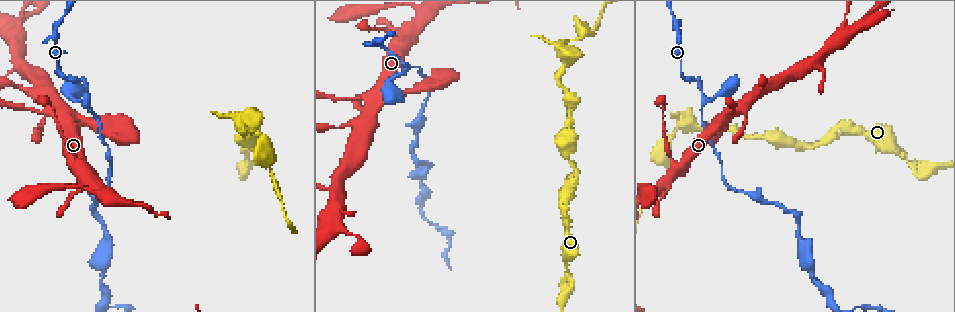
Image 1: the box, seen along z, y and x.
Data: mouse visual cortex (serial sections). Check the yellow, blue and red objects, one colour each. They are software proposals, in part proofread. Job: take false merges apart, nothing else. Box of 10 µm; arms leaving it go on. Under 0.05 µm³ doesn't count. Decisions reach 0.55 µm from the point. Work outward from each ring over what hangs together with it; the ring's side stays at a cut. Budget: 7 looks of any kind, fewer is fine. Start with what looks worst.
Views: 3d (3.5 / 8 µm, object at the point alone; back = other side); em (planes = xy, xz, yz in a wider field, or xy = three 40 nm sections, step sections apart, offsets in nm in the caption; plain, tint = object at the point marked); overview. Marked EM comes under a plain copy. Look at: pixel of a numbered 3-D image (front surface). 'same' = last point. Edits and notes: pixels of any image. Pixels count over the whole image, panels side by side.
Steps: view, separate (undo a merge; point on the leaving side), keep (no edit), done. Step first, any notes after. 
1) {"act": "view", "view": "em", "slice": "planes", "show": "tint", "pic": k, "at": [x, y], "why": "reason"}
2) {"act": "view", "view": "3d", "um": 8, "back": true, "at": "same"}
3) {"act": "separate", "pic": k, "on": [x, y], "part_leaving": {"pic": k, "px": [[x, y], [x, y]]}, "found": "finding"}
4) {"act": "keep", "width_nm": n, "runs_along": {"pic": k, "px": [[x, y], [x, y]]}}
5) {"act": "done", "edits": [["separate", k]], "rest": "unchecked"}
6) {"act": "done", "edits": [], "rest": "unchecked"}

{"act": "view", "view": "3d", "um": 3.5, "pic": 1, "at": [704, 102], "why": "three arms meet"}

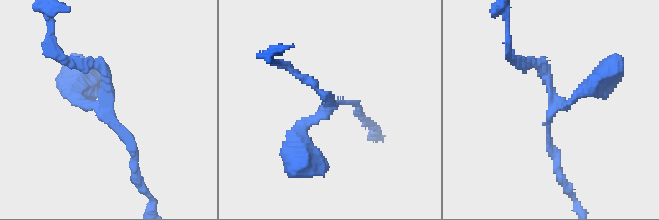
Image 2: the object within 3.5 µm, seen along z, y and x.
{"act": "view", "view": "em", "slice": "xy", "step": 3, "show": "tint", "pic": 2, "at": [325, 110]}

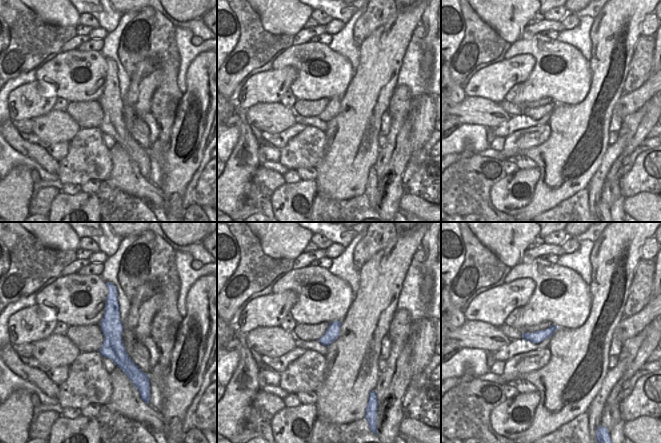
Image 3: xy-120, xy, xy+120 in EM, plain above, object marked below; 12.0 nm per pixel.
{"act": "keep", "arm_widths_nm": [100, 150, 200], "runs_along": {"pic": 2, "px": [[85, 64], [134, 159]]}, "found": "one cell here"}

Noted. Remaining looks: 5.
{"act": "view", "view": "3d", "um": 3.5, "pic": 1, "at": [793, 143], "why": "sharp bend"}

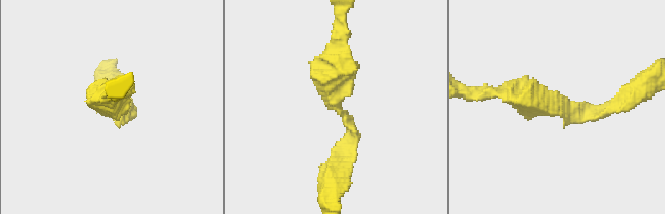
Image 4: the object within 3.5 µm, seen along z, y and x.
{"act": "view", "view": "em", "slice": "xy", "step": 5, "show": "tint", "pic": 4, "at": [559, 108]}

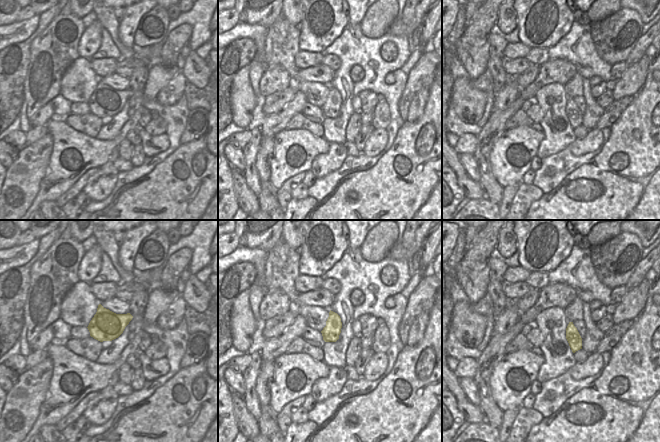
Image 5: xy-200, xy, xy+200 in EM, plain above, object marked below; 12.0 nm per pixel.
{"act": "keep", "arm_widths_nm": [200, 350], "found": "one cell here"}

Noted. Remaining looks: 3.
{"act": "view", "view": "3d", "um": 3.5, "pic": 1, "at": [99, 273], "why": "thin neck"}

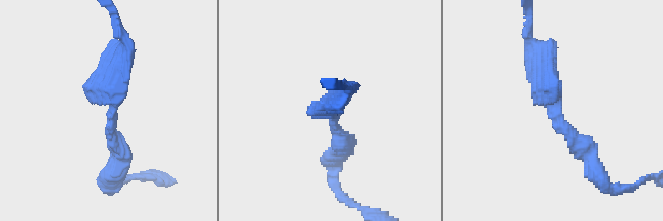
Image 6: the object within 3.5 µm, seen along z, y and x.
{"act": "view", "view": "em", "slice": "xy", "step": 5, "show": "tint", "pic": 6, "at": [559, 111]}

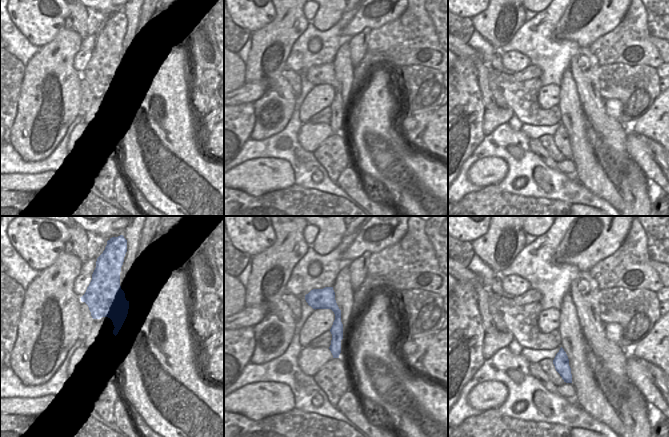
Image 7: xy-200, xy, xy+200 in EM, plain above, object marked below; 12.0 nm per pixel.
{"act": "keep", "arm_widths_nm": [250, 250], "runs_along": {"pic": 7, "px": [[313, 292], [337, 311], [336, 355]]}, "found": "continuous, no second cell"}

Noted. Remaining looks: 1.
{"act": "done", "edits": [], "rest": "unchecked"}

